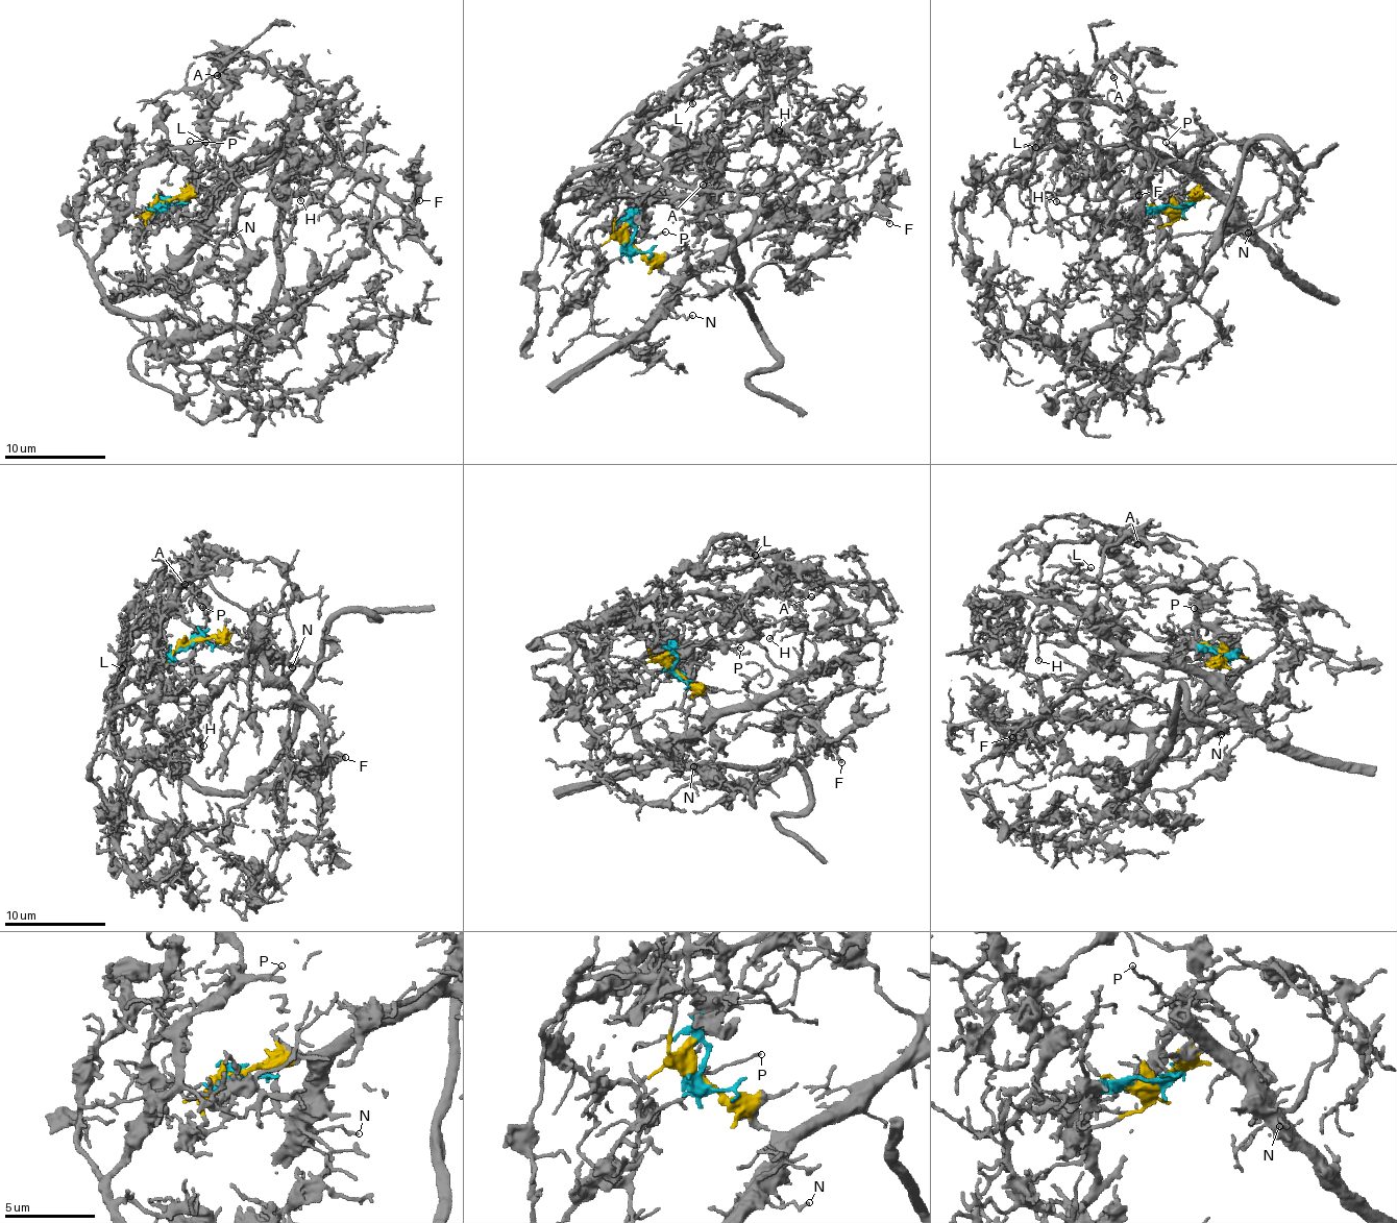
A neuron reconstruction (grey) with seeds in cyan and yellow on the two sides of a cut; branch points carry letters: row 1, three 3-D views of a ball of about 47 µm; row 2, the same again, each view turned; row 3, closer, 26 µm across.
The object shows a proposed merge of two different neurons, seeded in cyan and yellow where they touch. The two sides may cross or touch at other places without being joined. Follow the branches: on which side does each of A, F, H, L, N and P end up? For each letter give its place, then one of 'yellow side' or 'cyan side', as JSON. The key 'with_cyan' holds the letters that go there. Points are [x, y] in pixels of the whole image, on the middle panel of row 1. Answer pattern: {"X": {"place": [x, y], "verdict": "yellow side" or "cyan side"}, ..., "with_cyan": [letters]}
{"A": {"place": [703, 185], "verdict": "cyan side"}, "F": {"place": [889, 223], "verdict": "yellow side"}, "H": {"place": [779, 130], "verdict": "yellow side"}, "L": {"place": [692, 103], "verdict": "cyan side"}, "N": {"place": [692, 315], "verdict": "yellow side"}, "P": {"place": [665, 231], "verdict": "cyan side"}, "with_cyan": ["A", "L", "P"]}

